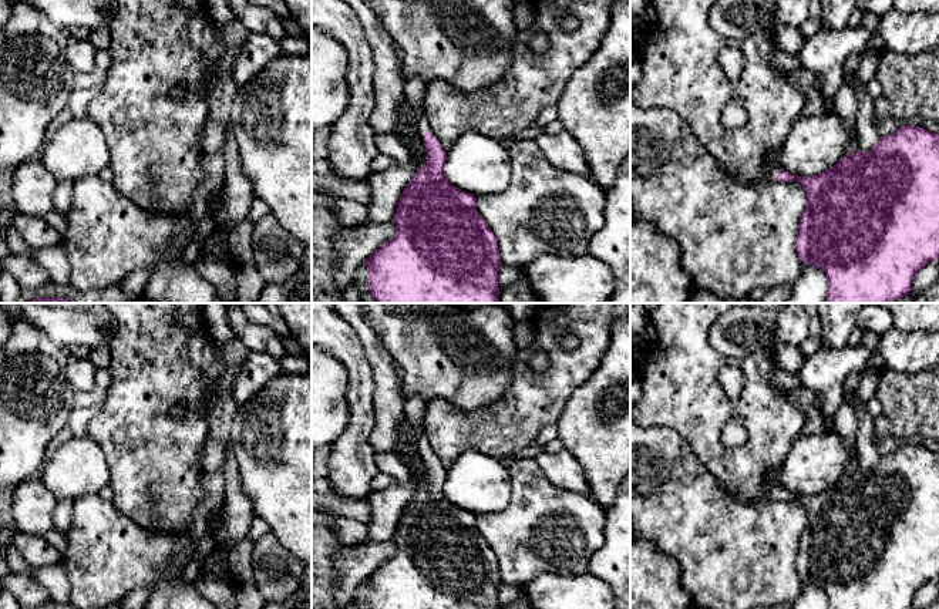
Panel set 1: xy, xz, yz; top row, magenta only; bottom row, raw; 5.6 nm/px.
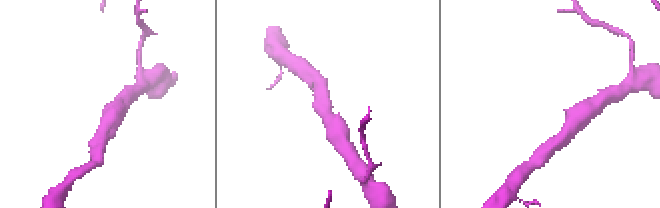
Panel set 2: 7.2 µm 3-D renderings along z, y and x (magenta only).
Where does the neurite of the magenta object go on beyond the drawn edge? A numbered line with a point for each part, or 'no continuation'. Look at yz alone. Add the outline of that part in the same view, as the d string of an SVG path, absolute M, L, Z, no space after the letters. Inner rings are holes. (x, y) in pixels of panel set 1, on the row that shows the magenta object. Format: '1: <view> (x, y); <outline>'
1: yz (771, 174); M771 166L767 172L765 172L765 178L771 182L778 182L778 172L781 171L781 168L778 166Z

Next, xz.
1: xz (414, 90); M420 77L410 78L404 87L404 95L418 117L418 129L417 131L418 131L418 135L421 139L427 131L431 131L428 120L424 112L425 90L427 90L427 84Z

